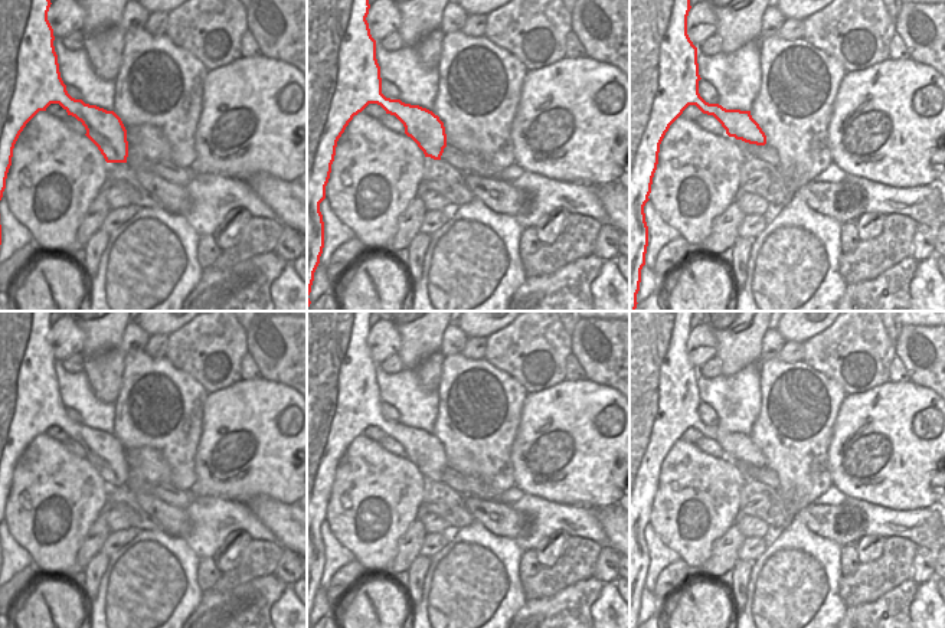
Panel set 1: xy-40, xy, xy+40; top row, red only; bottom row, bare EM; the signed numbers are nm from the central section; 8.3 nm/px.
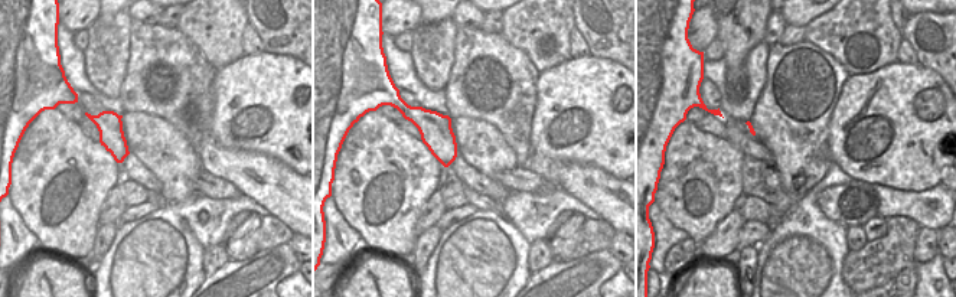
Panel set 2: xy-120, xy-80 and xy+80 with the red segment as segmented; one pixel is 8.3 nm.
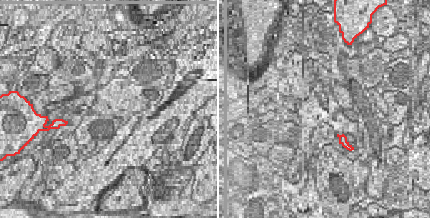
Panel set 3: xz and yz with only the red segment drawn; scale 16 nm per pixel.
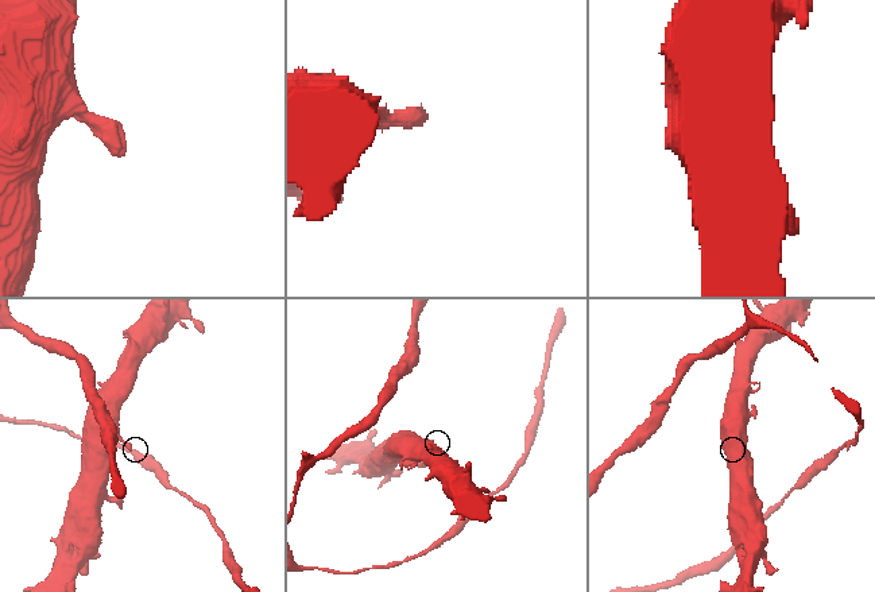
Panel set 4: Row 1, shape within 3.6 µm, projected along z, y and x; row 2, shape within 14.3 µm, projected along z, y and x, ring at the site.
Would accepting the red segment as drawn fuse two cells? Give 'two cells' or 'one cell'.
one cell

